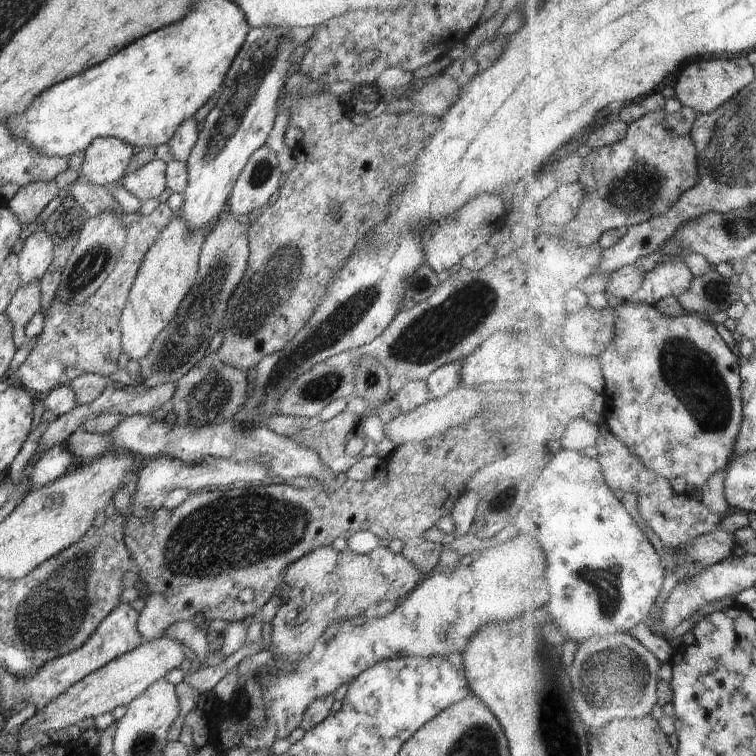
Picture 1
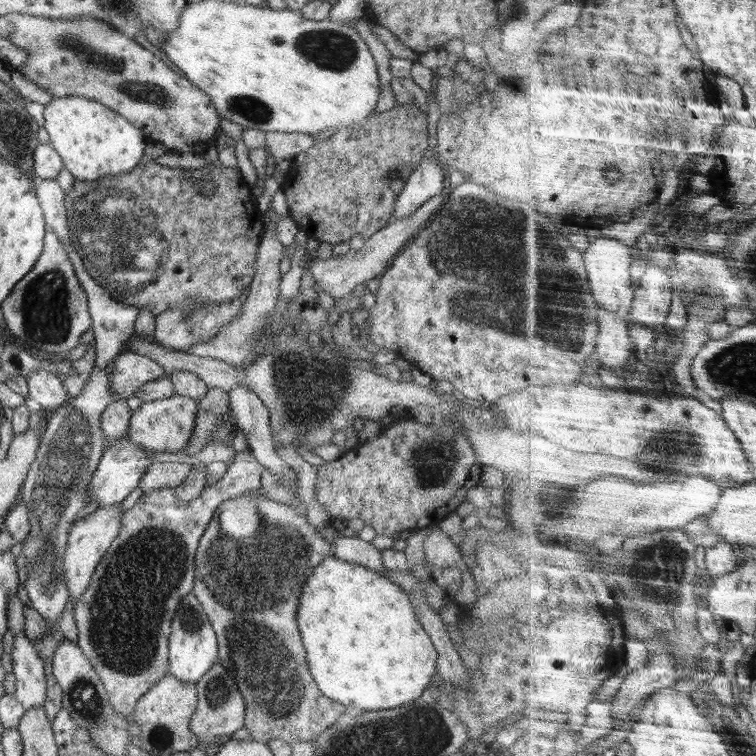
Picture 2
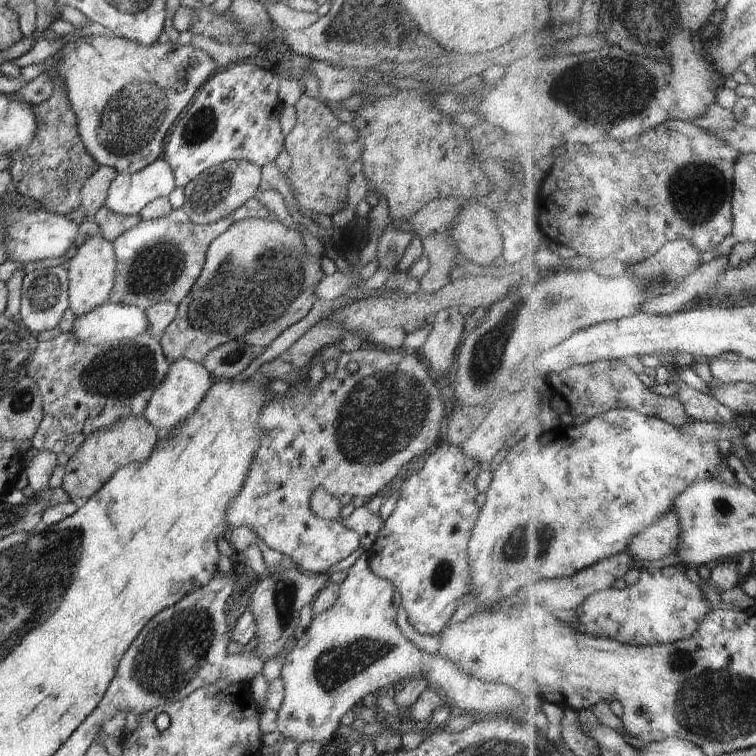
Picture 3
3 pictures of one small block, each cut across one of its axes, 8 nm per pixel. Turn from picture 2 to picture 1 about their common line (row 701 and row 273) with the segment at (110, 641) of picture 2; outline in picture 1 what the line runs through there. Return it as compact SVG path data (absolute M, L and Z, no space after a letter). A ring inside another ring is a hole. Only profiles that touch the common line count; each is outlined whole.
M166 203L160 204L150 216L142 217L137 222L130 224L127 228L127 240L125 241L124 249L120 254L116 264L116 269L108 276L108 279L98 291L88 298L87 302L82 305L77 305L74 309L60 302L54 302L48 313L44 316L45 326L43 332L36 338L36 347L33 347L31 354L28 354L28 359L14 371L9 377L15 383L23 386L29 393L33 395L52 391L55 387L72 383L78 376L95 373L104 378L109 378L112 374L119 370L119 356L122 354L121 348L121 331L119 321L121 312L127 304L130 290L134 285L136 276L139 274L141 263L144 261L148 250L157 242L160 234L165 230L166 226L172 222L175 212L172 212ZM110 355L110 360L106 360L104 356Z

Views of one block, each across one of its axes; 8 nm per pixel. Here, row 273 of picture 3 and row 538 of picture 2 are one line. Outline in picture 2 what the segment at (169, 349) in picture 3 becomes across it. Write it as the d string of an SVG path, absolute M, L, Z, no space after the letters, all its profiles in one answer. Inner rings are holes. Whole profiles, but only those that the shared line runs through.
M272 502L268 508L268 528L262 528L258 538L234 540L220 530L214 514L204 530L195 557L193 596L202 604L204 613L218 636L220 660L234 666L238 689L246 703L244 724L252 739L268 741L278 738L295 745L316 738L346 712L347 706L327 698L318 690L308 669L306 649L302 643L297 613L298 602L314 568L331 556L331 545L305 516L299 515L282 502Z

